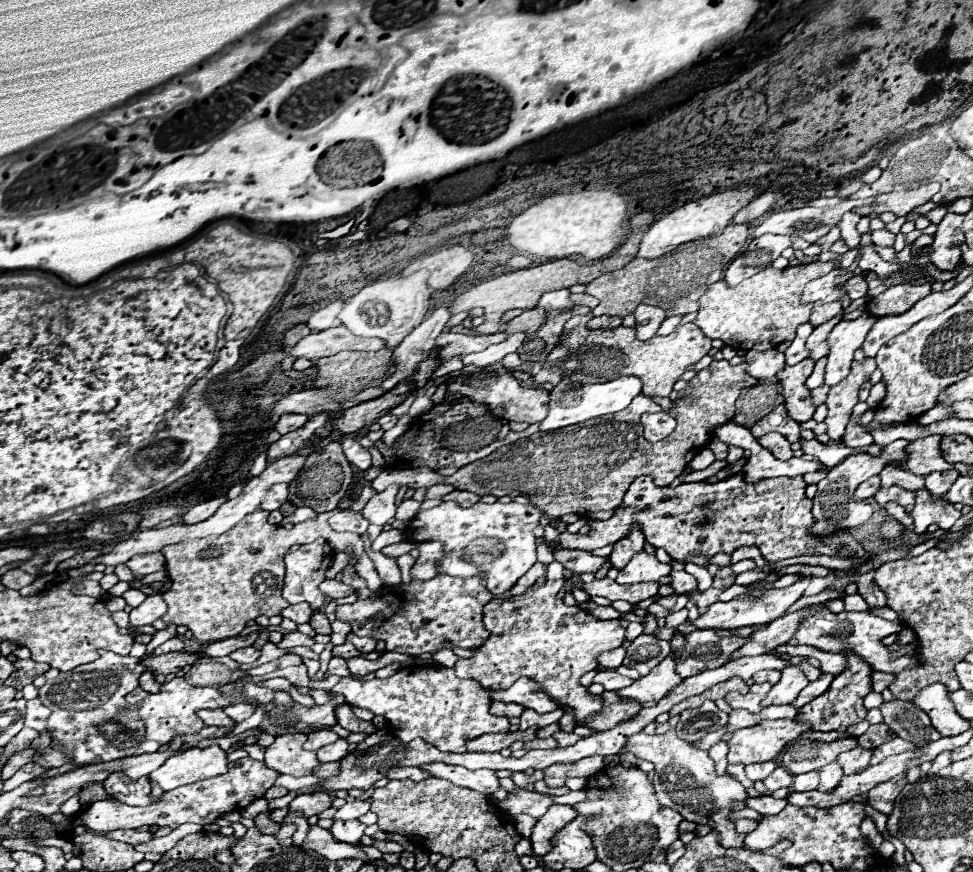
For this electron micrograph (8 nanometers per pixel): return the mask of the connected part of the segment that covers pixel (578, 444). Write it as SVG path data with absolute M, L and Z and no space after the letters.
M727 360L711 362L711 366L689 380L689 386L681 392L687 394L687 400L681 398L675 402L677 430L659 442L647 442L643 438L643 426L639 418L643 412L661 412L661 406L649 396L637 394L625 410L613 416L601 416L597 420L587 420L585 424L575 424L573 428L547 432L543 436L535 434L511 446L501 446L487 458L463 466L453 476L441 476L429 468L383 468L371 482L371 488L381 492L389 484L429 488L443 482L453 484L457 490L469 490L479 496L545 496L545 514L553 518L573 512L583 518L605 520L613 516L629 484L637 476L649 474L657 486L669 486L687 468L695 454L699 454L711 442L711 428L733 420L735 400L741 390L757 384L757 380L747 376L745 362L739 366L731 366Z

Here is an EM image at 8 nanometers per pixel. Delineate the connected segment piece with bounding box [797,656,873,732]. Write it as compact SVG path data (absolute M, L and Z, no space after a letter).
M847 656L847 662L849 662L847 670L835 676L829 690L799 710L797 714L799 724L809 724L811 730L815 732L831 732L831 730L839 730L841 726L847 728L851 724L857 724L865 718L867 710L863 708L863 698L871 692L869 680L873 670L869 668L869 664L861 664L861 660L857 660L855 656Z

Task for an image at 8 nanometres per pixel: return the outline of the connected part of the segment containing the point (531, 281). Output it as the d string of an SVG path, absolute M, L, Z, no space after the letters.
M643 212L643 214L637 214L631 218L631 226L633 230L629 232L627 240L623 246L619 246L617 250L611 252L611 256L607 258L599 258L599 260L589 260L589 262L577 262L577 260L551 260L551 262L543 262L539 266L529 266L529 268L523 268L523 270L515 270L515 272L507 272L507 274L501 274L493 280L487 280L487 282L481 282L473 288L469 288L467 292L463 292L461 296L457 296L451 306L449 306L449 312L451 314L459 314L463 310L467 312L473 312L477 308L483 310L483 318L485 322L481 326L475 326L473 330L477 334L495 334L501 330L501 318L507 310L513 310L513 308L521 308L521 310L529 310L529 308L535 308L541 294L545 292L551 292L551 290L561 290L561 288L569 288L573 284L589 284L591 280L595 280L597 276L601 274L607 274L607 272L613 272L613 270L619 270L623 268L627 262L631 262L639 250L639 240L643 236L643 232L651 226L653 222L653 216L649 212Z

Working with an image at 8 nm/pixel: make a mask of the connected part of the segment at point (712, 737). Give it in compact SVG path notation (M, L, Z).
M723 726L723 728L719 728L719 730L715 730L715 732L709 732L709 734L701 740L699 748L709 750L709 748L711 748L711 746L715 746L717 742L721 742L721 740L723 740L723 736L725 736L725 726Z

